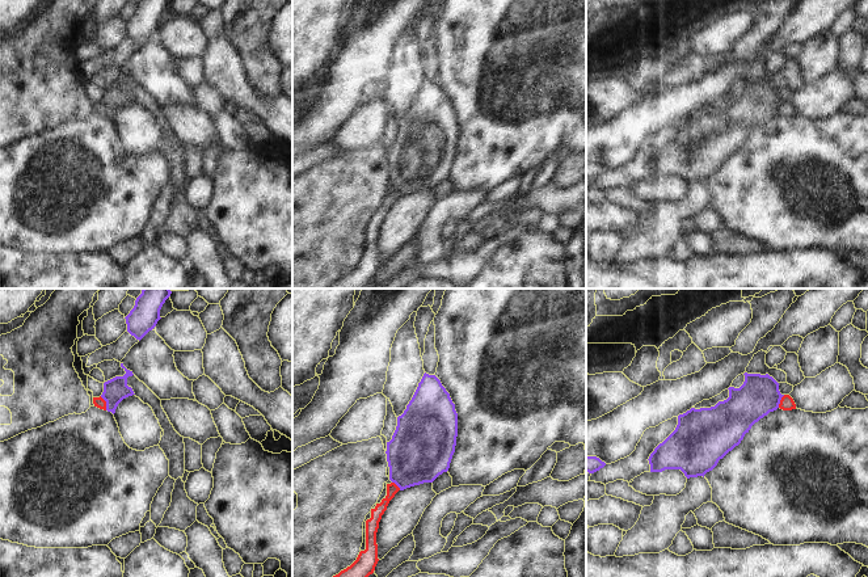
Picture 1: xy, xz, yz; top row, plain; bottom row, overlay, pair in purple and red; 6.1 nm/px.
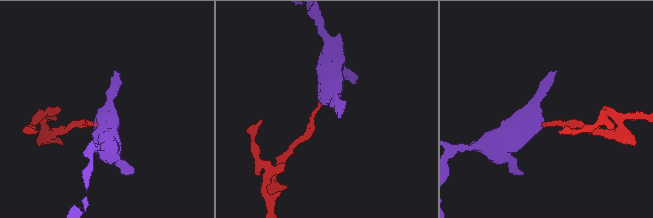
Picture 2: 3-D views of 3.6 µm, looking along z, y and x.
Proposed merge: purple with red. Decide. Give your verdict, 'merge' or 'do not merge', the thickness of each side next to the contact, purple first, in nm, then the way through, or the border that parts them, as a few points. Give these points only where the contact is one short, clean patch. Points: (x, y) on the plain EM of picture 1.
do not merge; calibres 150 and 70 nm; border xy (100, 102), (105, 108), (106, 116)

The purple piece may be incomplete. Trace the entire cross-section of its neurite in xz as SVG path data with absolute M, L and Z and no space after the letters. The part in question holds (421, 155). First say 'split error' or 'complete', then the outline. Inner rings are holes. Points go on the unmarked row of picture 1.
complete | M425 79L406 115L397 123L392 146L387 148L389 186L400 197L433 189L439 181L448 177L455 159L456 143L458 119L455 110L441 87L435 81Z

